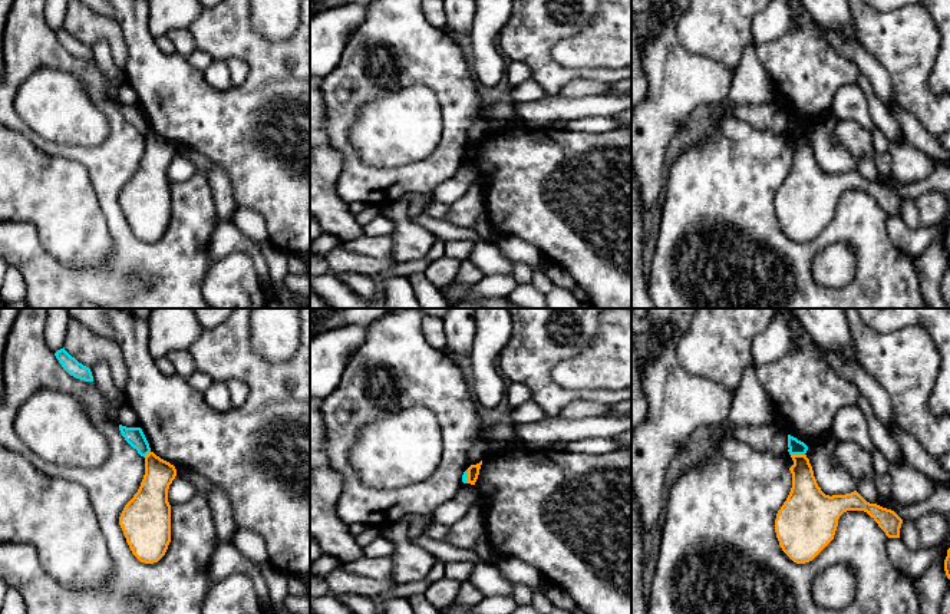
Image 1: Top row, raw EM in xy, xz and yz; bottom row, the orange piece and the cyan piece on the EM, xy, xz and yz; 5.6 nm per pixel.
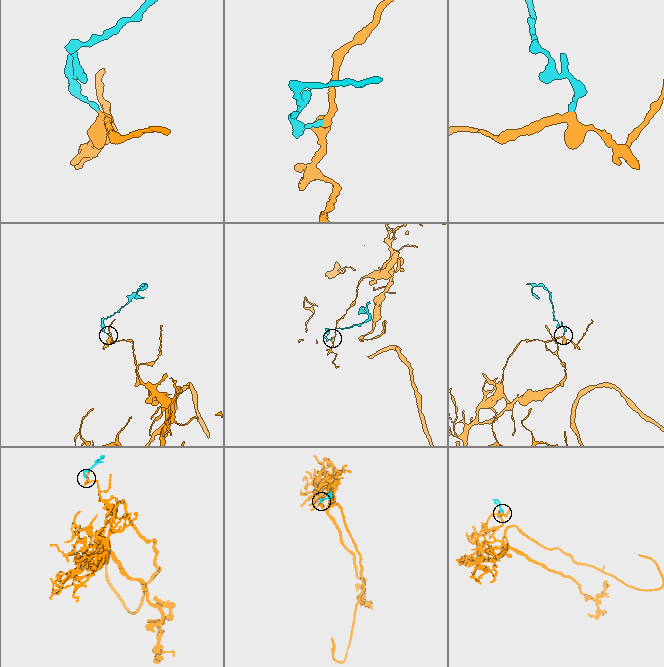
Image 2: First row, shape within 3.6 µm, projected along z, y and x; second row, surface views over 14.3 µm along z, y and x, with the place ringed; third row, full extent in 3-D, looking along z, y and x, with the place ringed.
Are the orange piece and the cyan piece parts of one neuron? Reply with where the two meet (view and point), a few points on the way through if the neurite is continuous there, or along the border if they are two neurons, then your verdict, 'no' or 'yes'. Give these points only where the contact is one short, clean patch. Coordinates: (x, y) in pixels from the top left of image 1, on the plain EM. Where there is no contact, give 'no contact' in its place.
yz (798, 134) | along yz (791, 132), (804, 134) | no

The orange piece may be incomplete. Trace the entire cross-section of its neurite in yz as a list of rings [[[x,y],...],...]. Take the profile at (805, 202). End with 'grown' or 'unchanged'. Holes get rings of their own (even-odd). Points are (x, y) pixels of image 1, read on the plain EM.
[[[791,133],[794,143],[791,171],[776,192],[775,211],[782,230],[796,242],[812,240],[832,218],[840,195],[847,189],[867,191],[888,217],[900,217],[903,198],[891,188],[867,181],[857,169],[845,174],[825,174],[817,162],[806,133]]]; unchanged

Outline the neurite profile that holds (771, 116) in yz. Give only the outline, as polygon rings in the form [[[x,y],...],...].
[[[776,103],[730,106],[732,115],[740,122],[773,133],[788,133],[788,113]]]

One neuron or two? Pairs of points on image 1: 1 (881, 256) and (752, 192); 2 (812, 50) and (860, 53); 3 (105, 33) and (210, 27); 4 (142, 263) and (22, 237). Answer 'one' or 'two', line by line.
1: one
2: two
3: two
4: one

